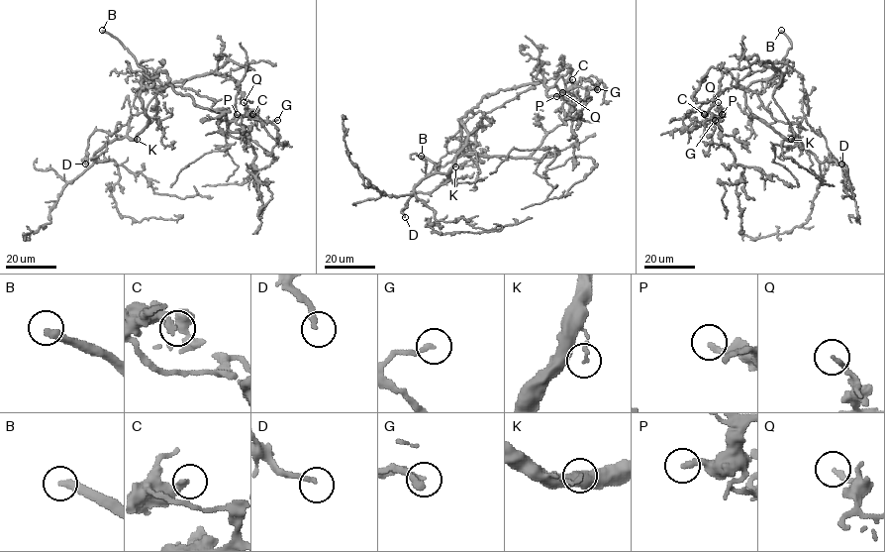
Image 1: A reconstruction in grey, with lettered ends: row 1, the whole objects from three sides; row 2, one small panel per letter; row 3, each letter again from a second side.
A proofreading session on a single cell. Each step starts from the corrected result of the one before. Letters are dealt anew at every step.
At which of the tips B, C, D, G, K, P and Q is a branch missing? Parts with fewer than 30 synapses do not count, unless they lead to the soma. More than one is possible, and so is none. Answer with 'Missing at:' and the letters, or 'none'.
Missing at: B, D, P

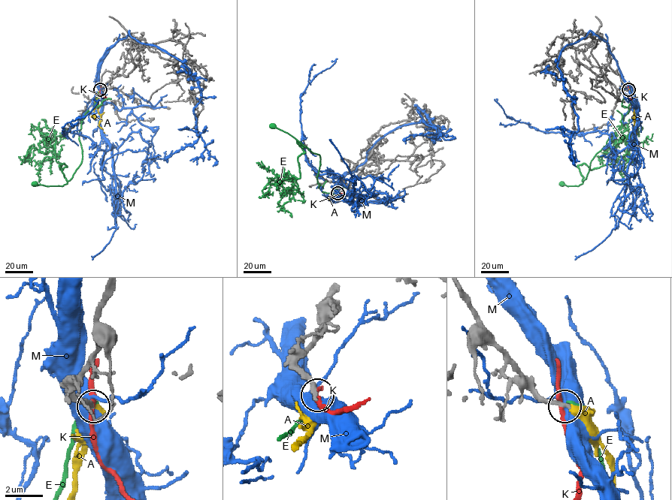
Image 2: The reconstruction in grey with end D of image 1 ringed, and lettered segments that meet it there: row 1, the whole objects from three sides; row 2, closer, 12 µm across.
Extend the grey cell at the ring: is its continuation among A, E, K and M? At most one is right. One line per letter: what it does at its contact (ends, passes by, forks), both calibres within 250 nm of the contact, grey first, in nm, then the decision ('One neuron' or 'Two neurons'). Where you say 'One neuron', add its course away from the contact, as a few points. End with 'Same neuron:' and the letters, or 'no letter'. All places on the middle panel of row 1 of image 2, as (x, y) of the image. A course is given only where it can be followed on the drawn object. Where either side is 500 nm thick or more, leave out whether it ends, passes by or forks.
A: It ends there. Thickness 240 nm (grey) against 320 nm. One neuron
E: It ends there. Thickness 240 nm (grey) against 200 nm. Two neurons
K: It passes by. Thickness 280 nm (grey) against 200 nm. Two neurons
M: Thickness 260 nm (grey) against 650 nm. Two neurons
Same neuron: A

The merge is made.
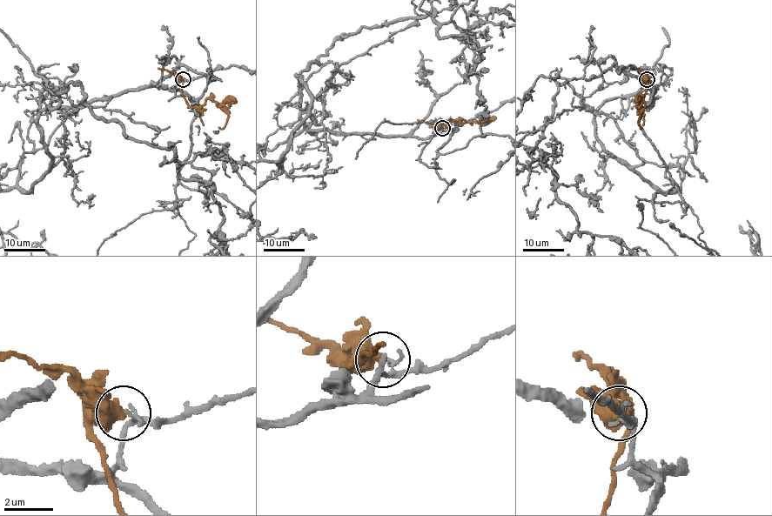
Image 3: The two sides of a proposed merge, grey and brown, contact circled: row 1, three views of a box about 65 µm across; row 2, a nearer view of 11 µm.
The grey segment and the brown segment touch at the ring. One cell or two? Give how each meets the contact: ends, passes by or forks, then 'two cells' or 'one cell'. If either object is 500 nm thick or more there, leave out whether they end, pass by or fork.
two cells

